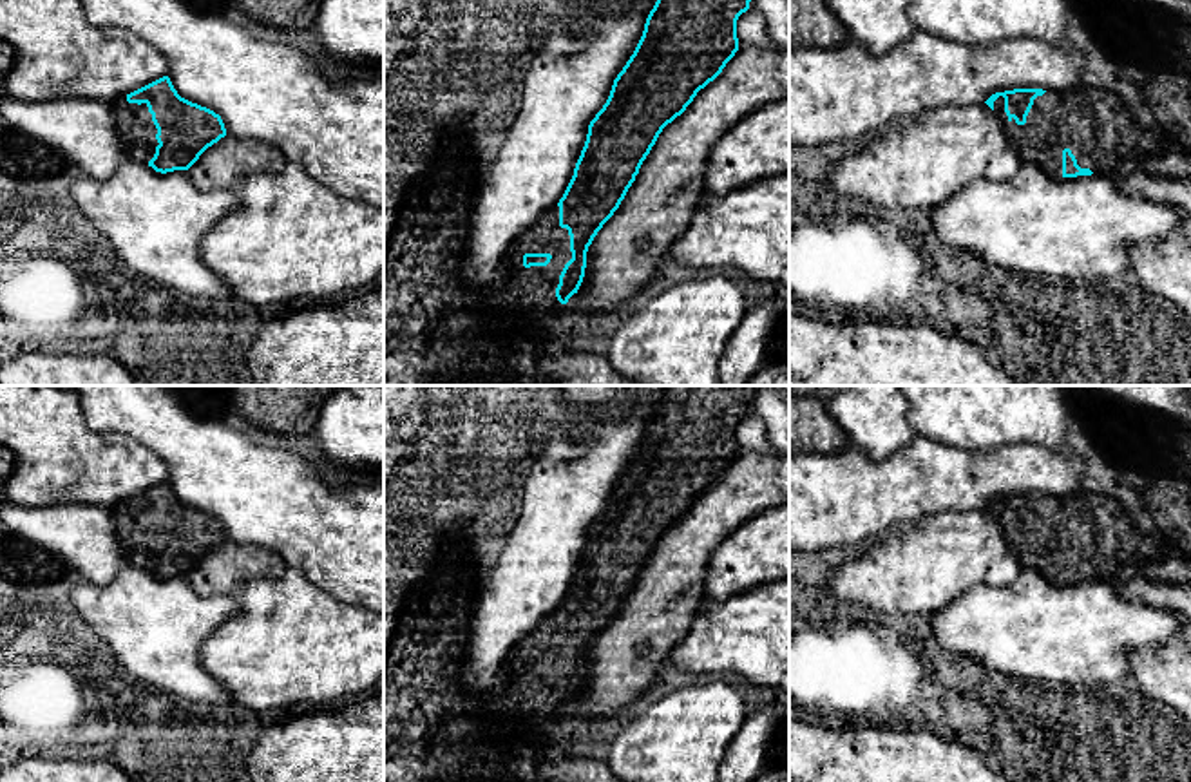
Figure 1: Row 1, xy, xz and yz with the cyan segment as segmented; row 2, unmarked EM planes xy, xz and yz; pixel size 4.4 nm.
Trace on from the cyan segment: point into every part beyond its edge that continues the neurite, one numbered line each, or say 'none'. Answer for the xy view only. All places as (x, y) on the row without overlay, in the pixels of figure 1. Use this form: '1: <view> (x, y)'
1: xy (136, 534)

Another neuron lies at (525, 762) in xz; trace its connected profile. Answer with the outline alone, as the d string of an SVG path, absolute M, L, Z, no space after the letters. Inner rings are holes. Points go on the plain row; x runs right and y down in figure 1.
M519 742L494 777L505 782L623 782L605 760L590 760Z

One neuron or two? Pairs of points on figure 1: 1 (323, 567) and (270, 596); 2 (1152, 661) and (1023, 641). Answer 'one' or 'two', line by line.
1: two
2: two

